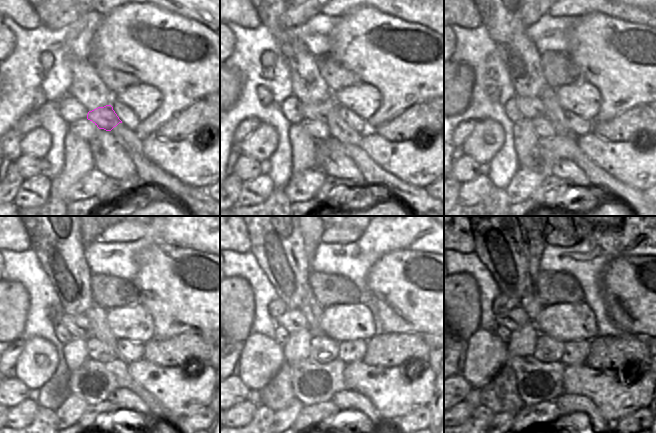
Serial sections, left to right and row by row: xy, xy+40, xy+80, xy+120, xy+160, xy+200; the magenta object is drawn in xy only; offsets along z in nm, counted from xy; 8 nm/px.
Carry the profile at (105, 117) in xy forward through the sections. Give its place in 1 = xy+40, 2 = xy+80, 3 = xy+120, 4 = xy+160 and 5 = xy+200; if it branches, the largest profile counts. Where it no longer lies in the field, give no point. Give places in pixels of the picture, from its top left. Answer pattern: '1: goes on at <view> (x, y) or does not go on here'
1: goes on at xy+40 (320, 111)
2: goes on at xy+80 (531, 107)
3: goes on at xy+120 (78, 325)
4: goes on at xy+160 (293, 320)
5: goes on at xy+200 (517, 317)

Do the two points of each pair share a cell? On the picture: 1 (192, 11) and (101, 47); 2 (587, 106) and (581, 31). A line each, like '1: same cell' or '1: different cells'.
1: different cells
2: different cells

